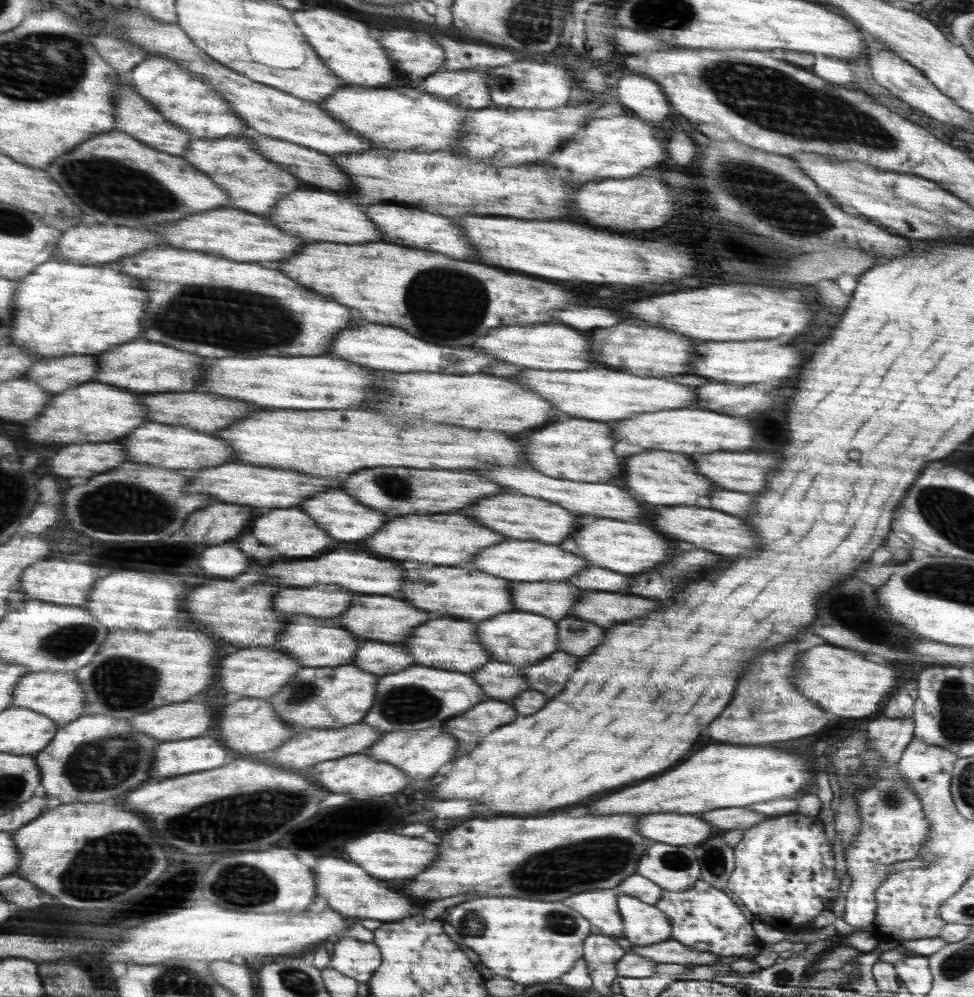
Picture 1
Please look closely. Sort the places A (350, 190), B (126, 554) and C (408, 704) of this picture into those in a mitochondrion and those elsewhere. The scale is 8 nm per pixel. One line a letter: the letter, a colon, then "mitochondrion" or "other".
A: other
B: other
C: mitochondrion

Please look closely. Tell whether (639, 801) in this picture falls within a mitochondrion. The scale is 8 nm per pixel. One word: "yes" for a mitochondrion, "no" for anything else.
no

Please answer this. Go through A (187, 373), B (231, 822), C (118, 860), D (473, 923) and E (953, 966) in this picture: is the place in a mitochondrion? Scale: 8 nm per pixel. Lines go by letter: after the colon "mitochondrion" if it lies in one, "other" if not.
A: other
B: mitochondrion
C: mitochondrion
D: mitochondrion
E: mitochondrion

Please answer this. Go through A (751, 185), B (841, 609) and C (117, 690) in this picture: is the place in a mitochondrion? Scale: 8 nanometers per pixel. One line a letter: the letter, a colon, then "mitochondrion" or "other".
A: mitochondrion
B: mitochondrion
C: mitochondrion

